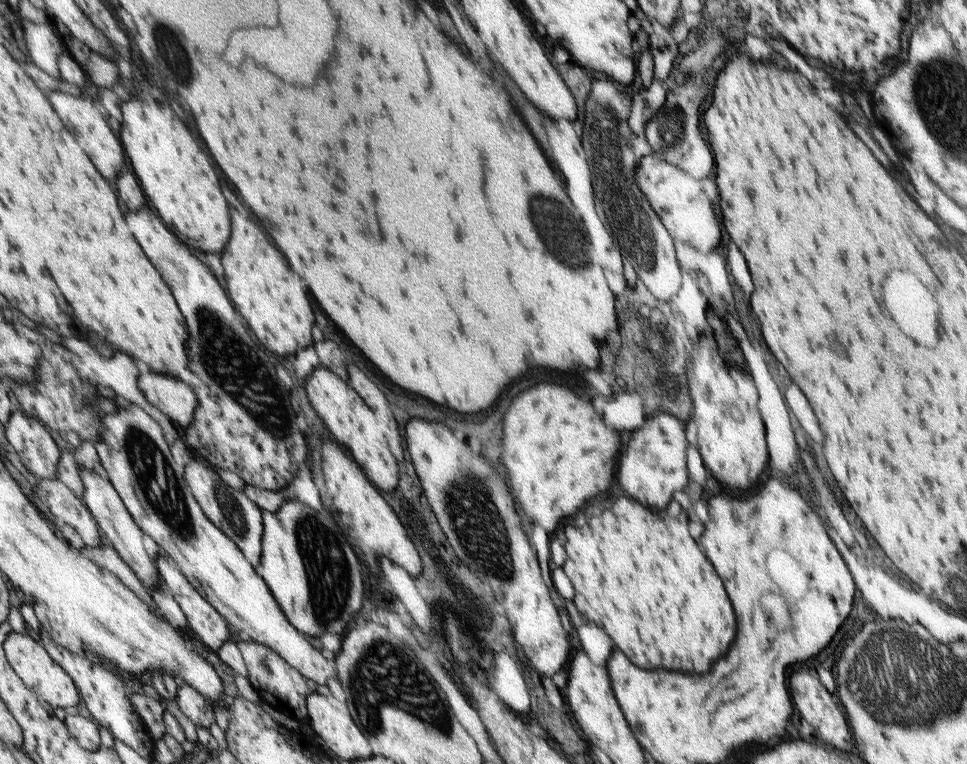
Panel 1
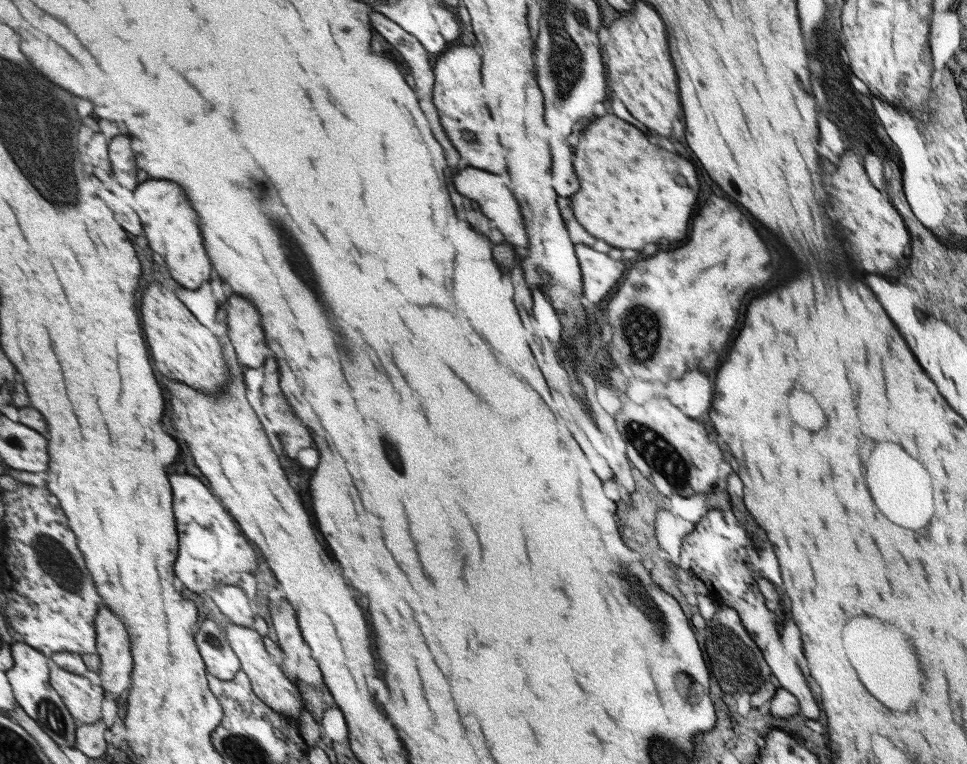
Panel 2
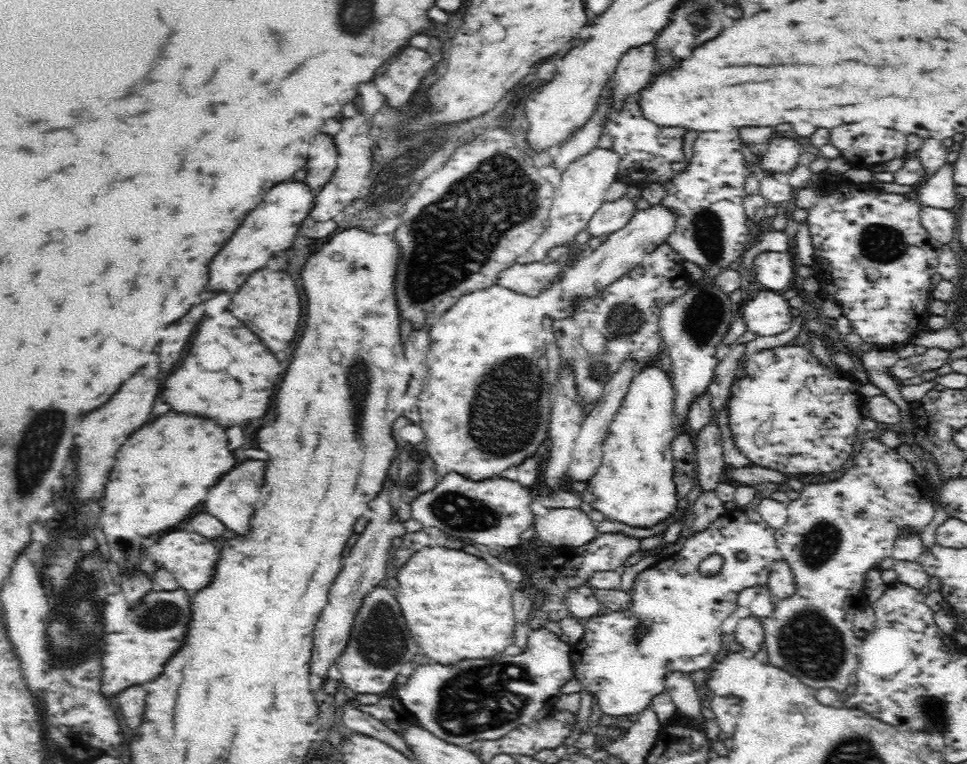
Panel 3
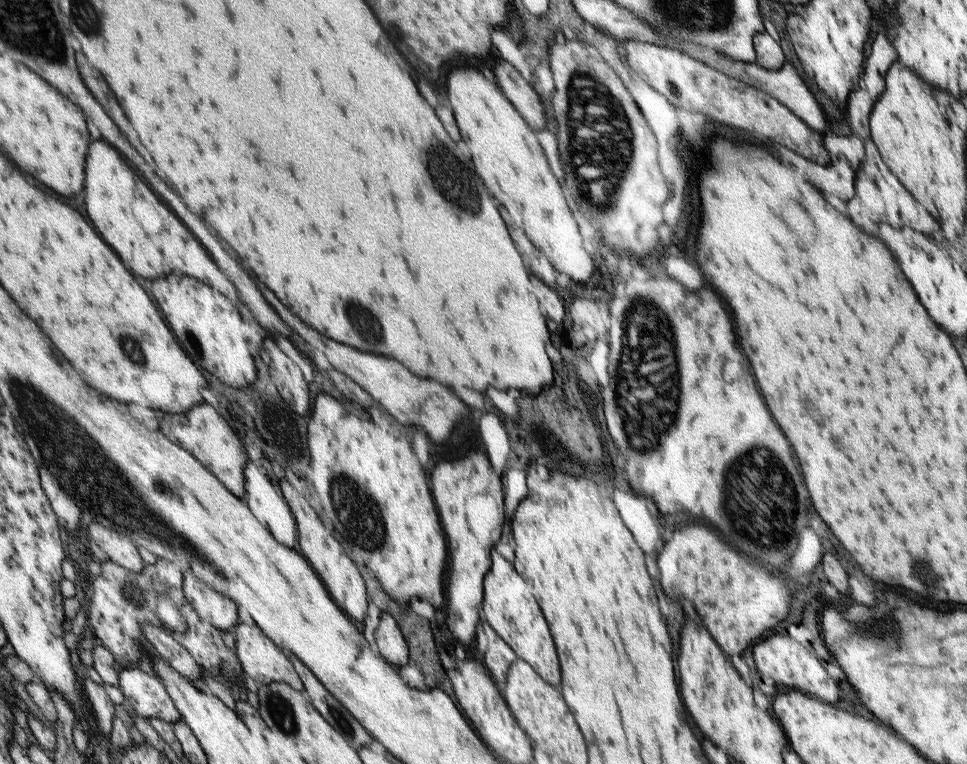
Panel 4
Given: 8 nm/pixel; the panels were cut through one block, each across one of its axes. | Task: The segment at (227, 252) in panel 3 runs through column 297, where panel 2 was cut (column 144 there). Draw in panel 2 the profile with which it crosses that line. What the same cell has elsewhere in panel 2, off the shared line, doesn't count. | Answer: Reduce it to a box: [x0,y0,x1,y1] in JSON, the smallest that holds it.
[135,180,213,290]

